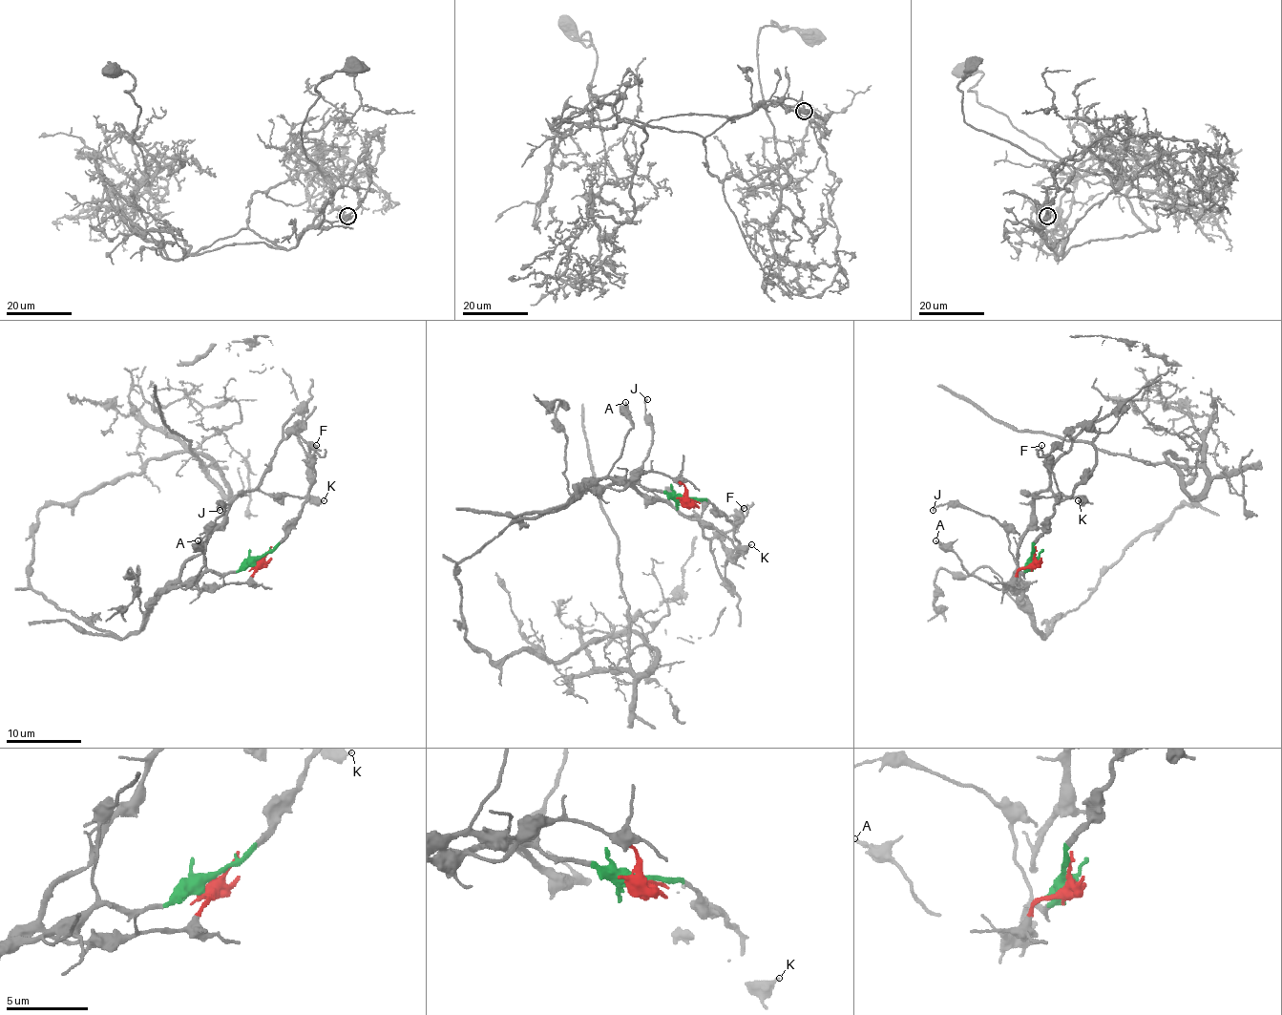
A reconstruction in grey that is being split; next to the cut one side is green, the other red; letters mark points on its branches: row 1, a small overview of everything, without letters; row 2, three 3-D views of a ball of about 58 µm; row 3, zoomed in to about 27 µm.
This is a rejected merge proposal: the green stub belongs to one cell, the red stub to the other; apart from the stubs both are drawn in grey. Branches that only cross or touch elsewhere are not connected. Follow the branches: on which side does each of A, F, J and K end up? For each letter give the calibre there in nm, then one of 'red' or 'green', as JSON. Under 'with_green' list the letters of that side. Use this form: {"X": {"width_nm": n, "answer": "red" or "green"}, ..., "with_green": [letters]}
{"A": {"width_nm": 200, "answer": "green"}, "F": {"width_nm": 190, "answer": "green"}, "J": {"width_nm": 150, "answer": "green"}, "K": {"width_nm": 360, "answer": "red"}, "with_green": ["A", "F", "J"]}

